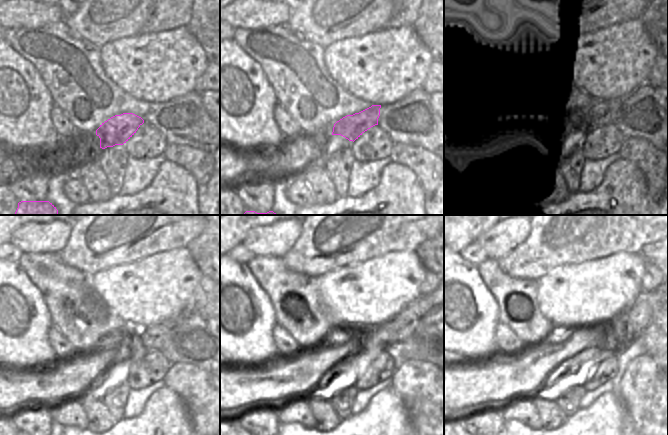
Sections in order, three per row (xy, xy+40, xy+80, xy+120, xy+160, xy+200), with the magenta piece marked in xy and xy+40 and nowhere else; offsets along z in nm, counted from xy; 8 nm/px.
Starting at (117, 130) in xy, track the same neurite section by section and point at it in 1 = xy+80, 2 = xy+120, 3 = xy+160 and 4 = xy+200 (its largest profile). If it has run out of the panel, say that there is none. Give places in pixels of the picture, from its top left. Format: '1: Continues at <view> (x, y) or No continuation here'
1: Continues at xy+80 (602, 113)
2: Continues at xy+120 (153, 338)
3: Continues at xy+160 (400, 327)
4: Continues at xy+200 (646, 304)

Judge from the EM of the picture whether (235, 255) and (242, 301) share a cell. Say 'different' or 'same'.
different

